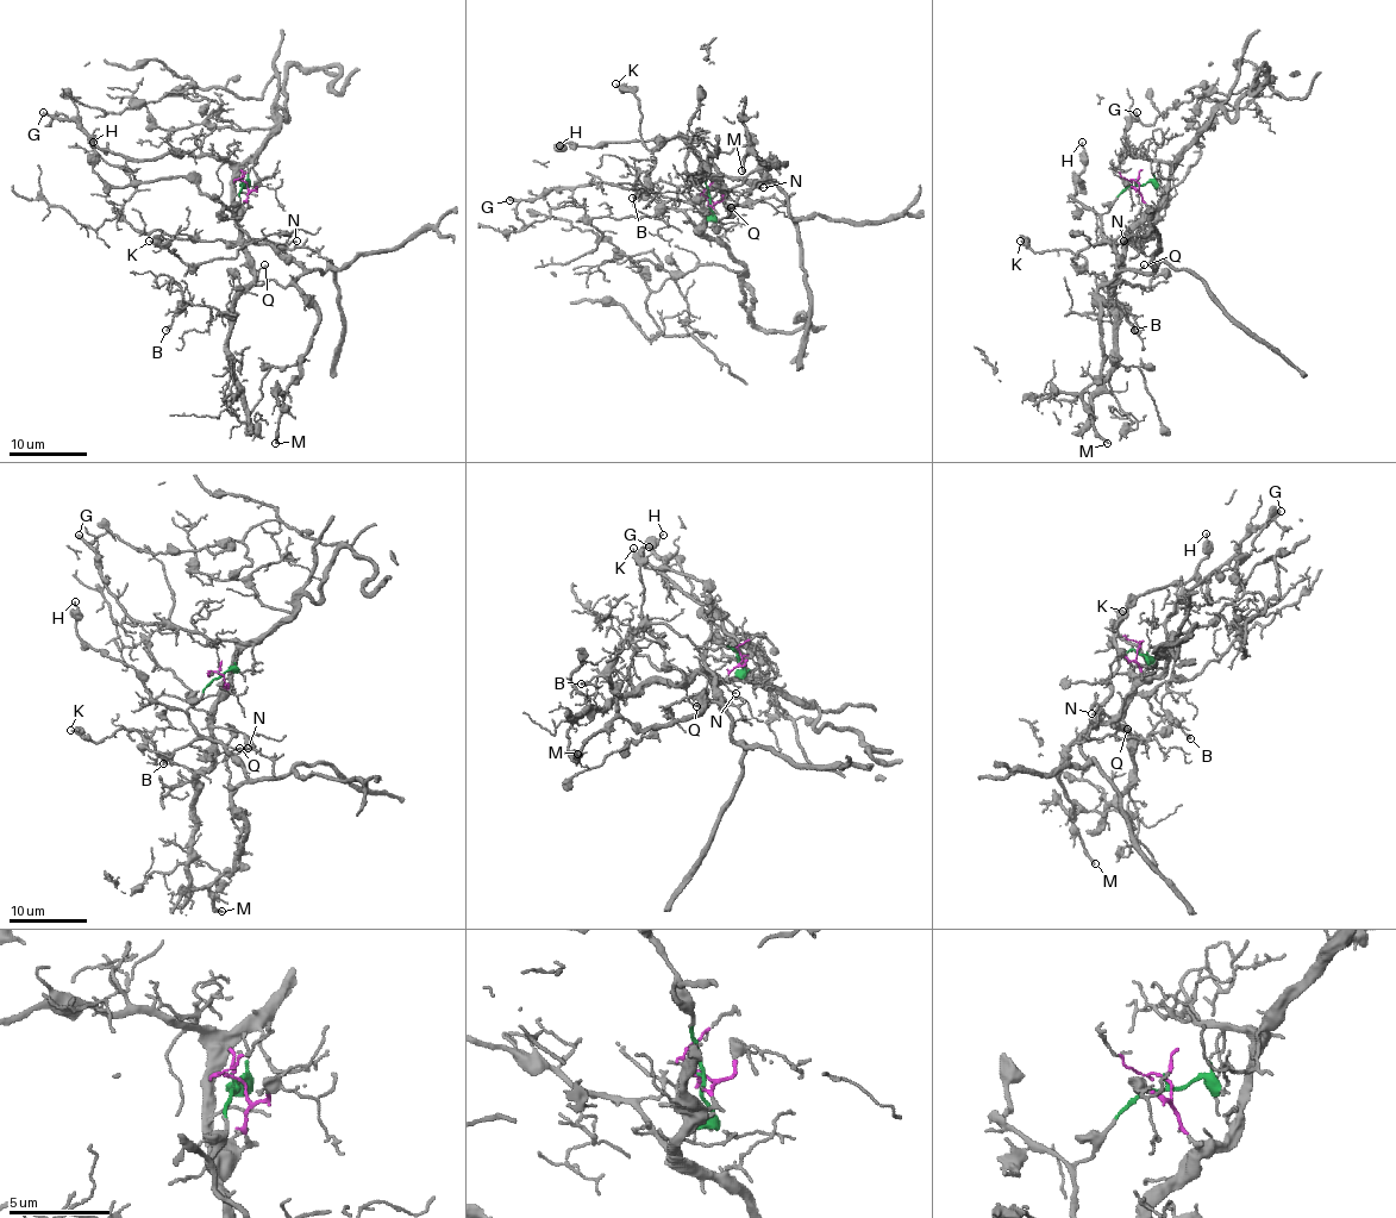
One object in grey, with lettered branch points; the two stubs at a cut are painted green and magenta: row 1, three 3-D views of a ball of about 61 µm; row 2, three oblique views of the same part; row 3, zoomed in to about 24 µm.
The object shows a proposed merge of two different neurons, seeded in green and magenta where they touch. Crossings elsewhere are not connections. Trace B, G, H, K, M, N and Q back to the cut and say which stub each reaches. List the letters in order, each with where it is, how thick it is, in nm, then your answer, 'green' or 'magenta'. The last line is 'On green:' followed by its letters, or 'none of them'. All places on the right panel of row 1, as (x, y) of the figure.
B: (1134, 330) | 110 nm | magenta
G: (1137, 112) | 280 nm | magenta
H: (1082, 142) | 130 nm | green
K: (1020, 241) | 280 nm | green
M: (1107, 443) | 220 nm | green
N: (1124, 241) | 120 nm | green
Q: (1144, 264) | 120 nm | magenta
On green: H, K, M, N

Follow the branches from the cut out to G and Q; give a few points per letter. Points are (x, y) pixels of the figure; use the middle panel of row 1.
G: (708, 200), (714, 202), (714, 212), (700, 233), (681, 211), (619, 185), (548, 189), (537, 199), (509, 200)
Q: (708, 200), (714, 202), (711, 212), (705, 200), (714, 187), (732, 206)

